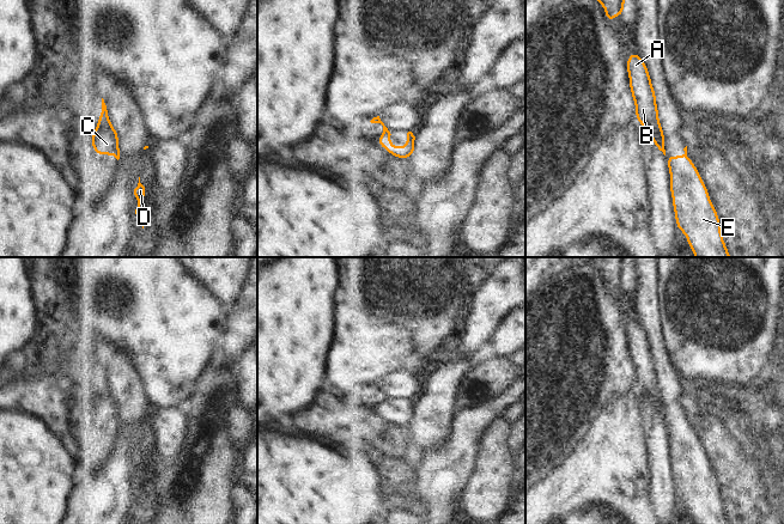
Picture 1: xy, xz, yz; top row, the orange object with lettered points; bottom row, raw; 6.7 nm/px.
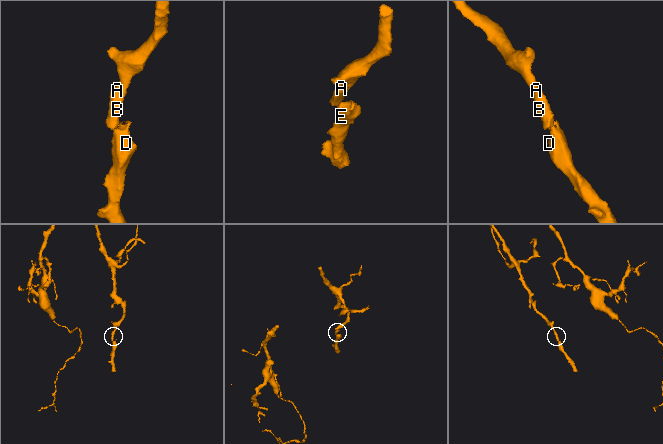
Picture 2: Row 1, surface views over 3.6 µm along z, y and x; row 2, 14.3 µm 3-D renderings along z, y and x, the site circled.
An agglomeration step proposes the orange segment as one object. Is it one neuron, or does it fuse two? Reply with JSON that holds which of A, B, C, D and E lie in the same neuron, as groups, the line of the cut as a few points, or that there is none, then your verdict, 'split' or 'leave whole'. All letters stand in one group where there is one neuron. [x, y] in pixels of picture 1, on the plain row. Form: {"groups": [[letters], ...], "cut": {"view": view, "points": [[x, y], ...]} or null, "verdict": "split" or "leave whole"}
{"groups": [["A", "B", "C"], ["D", "E"]], "cut": {"view": "xz", "points": [[387, 397], [383, 401]]}, "verdict": "split"}

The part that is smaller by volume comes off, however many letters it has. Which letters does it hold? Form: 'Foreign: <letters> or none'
Foreign: D, E

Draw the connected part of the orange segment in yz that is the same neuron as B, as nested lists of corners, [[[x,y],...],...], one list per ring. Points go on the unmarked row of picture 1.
[[[632,321],[627,327],[627,341],[637,389],[644,394],[655,414],[666,424],[666,407],[658,386],[655,358],[646,333],[637,321]]]

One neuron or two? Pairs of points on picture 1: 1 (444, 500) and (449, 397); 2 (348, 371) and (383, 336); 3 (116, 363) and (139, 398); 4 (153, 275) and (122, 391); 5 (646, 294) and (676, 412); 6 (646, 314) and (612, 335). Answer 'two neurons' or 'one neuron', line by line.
1: two neurons
2: one neuron
3: one neuron
4: two neurons
5: one neuron
6: two neurons

